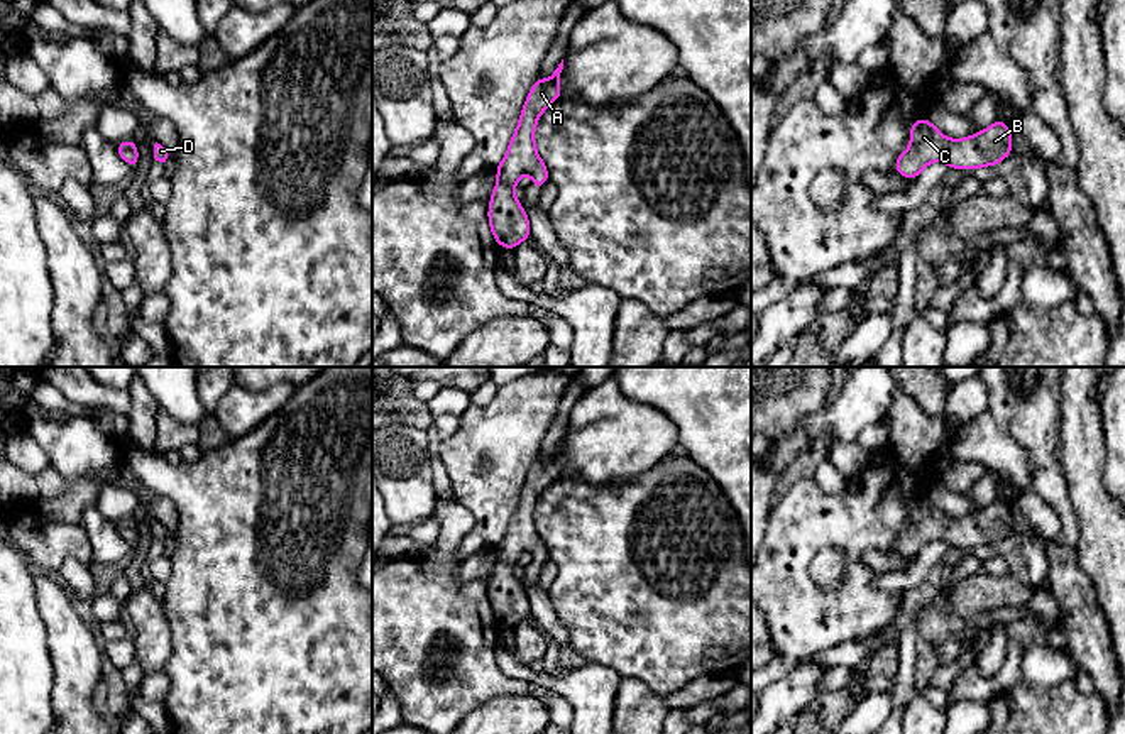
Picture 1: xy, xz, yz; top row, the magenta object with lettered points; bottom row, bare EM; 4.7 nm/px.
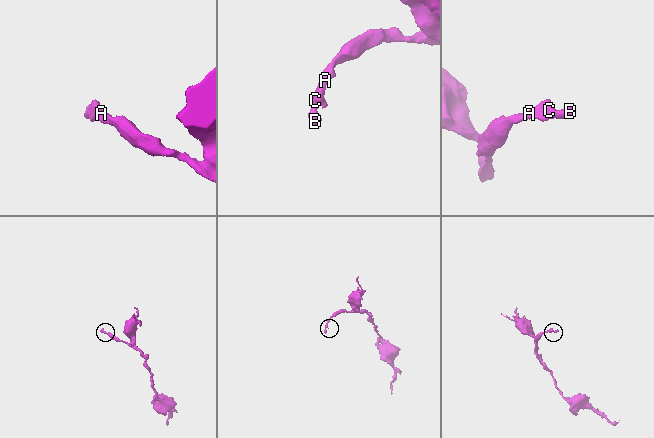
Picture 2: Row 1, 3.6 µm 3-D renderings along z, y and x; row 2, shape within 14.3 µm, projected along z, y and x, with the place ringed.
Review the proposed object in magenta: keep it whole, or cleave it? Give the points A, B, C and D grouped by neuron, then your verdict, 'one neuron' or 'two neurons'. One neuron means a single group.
groups A B C D; one neuron

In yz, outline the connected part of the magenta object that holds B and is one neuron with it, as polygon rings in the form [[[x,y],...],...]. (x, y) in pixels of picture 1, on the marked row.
[[[927,117],[910,125],[910,147],[895,161],[902,178],[919,178],[922,169],[936,161],[944,161],[952,169],[976,169],[1002,162],[1012,156],[1010,127],[995,120],[985,130],[966,139],[949,140]]]

